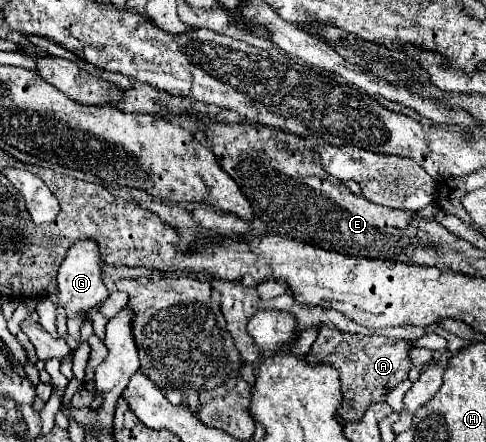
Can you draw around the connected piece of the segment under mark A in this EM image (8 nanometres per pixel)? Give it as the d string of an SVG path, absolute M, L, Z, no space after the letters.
M320 327L322 337L314 341L310 353L306 355L308 363L328 363L340 371L342 381L342 403L338 415L344 421L358 421L368 405L380 403L386 395L408 379L408 371L412 367L410 351L414 349L412 341L406 339L392 339L392 337L362 337L352 333L342 333L332 327Z

